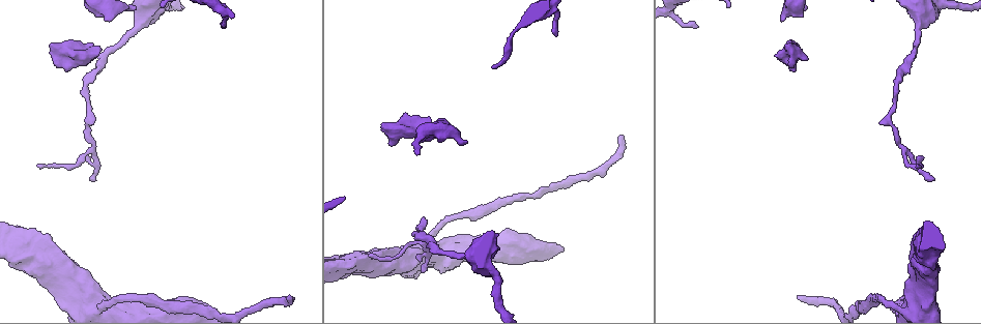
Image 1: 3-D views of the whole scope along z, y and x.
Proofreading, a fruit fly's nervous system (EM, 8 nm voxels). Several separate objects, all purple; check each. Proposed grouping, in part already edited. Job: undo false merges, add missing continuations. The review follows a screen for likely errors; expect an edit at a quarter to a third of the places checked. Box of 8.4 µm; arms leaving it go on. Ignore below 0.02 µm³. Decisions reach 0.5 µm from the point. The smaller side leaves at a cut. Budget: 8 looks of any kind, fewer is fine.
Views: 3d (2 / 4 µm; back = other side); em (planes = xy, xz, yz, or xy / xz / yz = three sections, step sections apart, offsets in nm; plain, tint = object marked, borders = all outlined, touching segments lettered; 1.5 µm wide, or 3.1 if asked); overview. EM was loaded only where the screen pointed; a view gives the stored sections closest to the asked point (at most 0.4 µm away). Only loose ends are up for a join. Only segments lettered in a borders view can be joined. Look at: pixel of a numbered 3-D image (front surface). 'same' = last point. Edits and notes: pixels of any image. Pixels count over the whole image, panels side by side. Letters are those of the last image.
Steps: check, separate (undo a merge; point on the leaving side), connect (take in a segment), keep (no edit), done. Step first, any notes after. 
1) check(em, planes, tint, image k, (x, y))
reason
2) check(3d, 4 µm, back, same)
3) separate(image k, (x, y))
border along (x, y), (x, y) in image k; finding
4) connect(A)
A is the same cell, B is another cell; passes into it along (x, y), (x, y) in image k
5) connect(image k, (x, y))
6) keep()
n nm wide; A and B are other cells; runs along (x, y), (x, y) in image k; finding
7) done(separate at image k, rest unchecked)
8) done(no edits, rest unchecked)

check(em, planes, borders, image 1, (797, 295))
free end

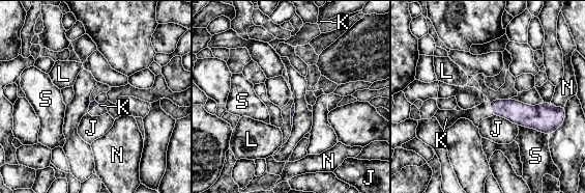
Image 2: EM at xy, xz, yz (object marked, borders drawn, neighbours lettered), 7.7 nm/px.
connect(K)
S touches over 260 nm; K is the same cell, J, L, N and S are other cells; passes into it along (517, 112), (491, 107), (483, 111) in image 2; it goes on there

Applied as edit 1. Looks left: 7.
check(em, planes, borders, image 1, (90, 156))
thin end

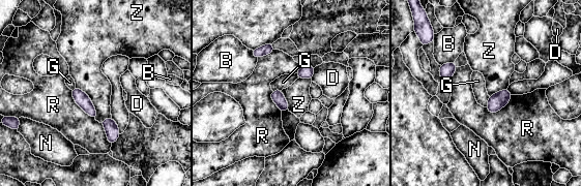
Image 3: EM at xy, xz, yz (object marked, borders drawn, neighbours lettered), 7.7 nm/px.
keep()
100 nm wide; B, D, G, N, R and Z are other cells; border along (76, 86), (90, 98), (95, 119) in image 3; no lettered segment goes on from it

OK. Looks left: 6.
check(3d, 4 µm, image 1, (698, 27))
free end

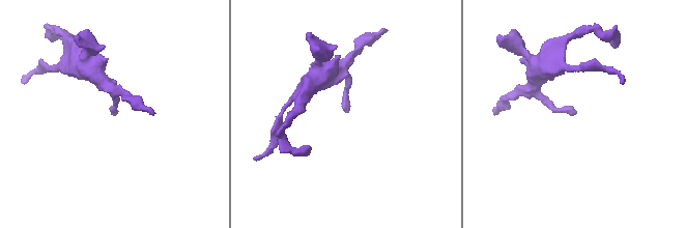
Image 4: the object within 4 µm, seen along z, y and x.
check(em, planes, borders, image 4, (114, 115))

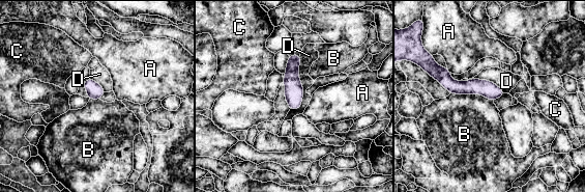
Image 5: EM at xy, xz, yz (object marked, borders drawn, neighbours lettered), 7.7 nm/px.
keep()
A, B, C and D are other cells; no lettered segment goes on from it

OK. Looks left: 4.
done(connect at image 2, rest unchecked)

